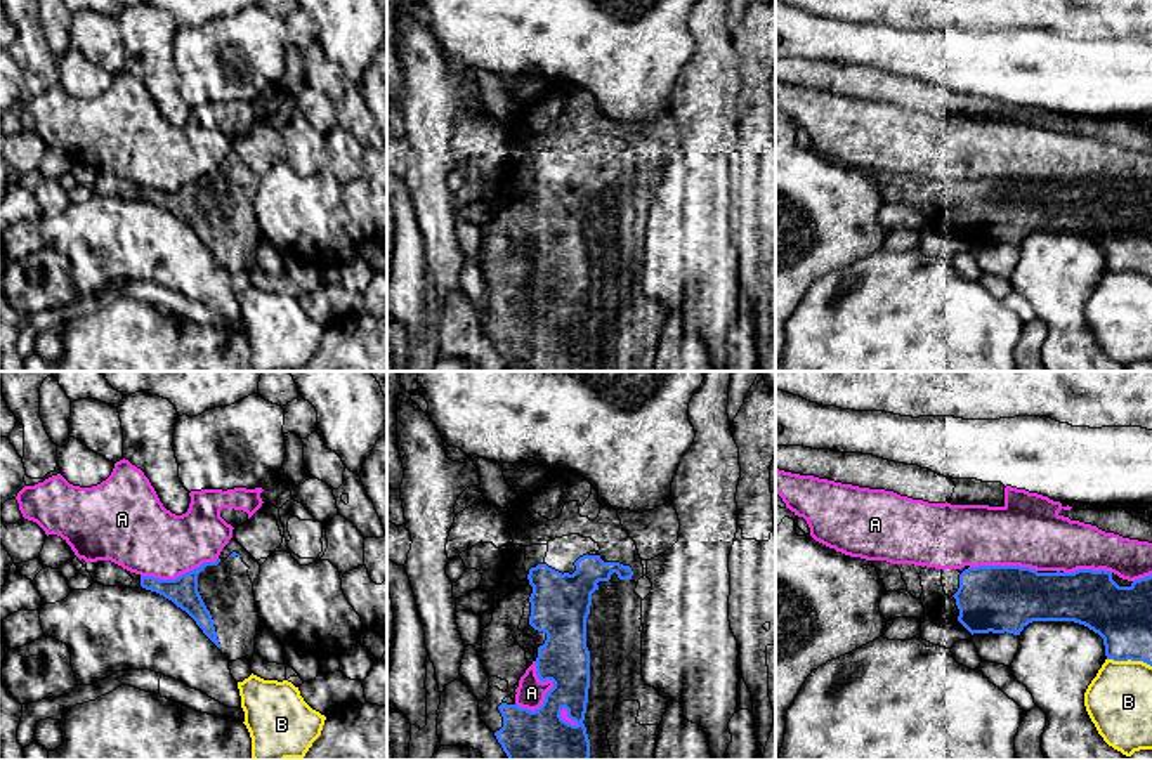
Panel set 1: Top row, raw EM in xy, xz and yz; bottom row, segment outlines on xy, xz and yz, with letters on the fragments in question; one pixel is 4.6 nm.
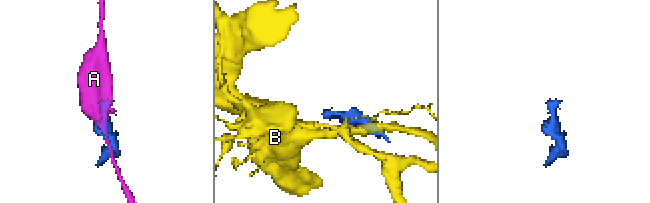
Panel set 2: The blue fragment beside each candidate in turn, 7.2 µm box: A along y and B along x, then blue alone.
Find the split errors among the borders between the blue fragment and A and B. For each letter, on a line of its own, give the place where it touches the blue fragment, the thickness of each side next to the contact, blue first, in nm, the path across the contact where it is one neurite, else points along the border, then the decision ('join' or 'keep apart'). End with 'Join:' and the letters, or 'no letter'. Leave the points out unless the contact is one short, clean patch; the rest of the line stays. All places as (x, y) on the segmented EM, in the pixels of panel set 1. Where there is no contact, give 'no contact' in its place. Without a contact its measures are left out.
A: meets blue in xz at (554, 684); 240 nm thick on the blue side, 130 nm on the other; keep apart
B: meets blue in yz at (1130, 658); 280 nm thick on the blue side, 300 nm on the other; border along yz (1107, 658), (1142, 660), (1151, 667); keep apart
Join: no letter

